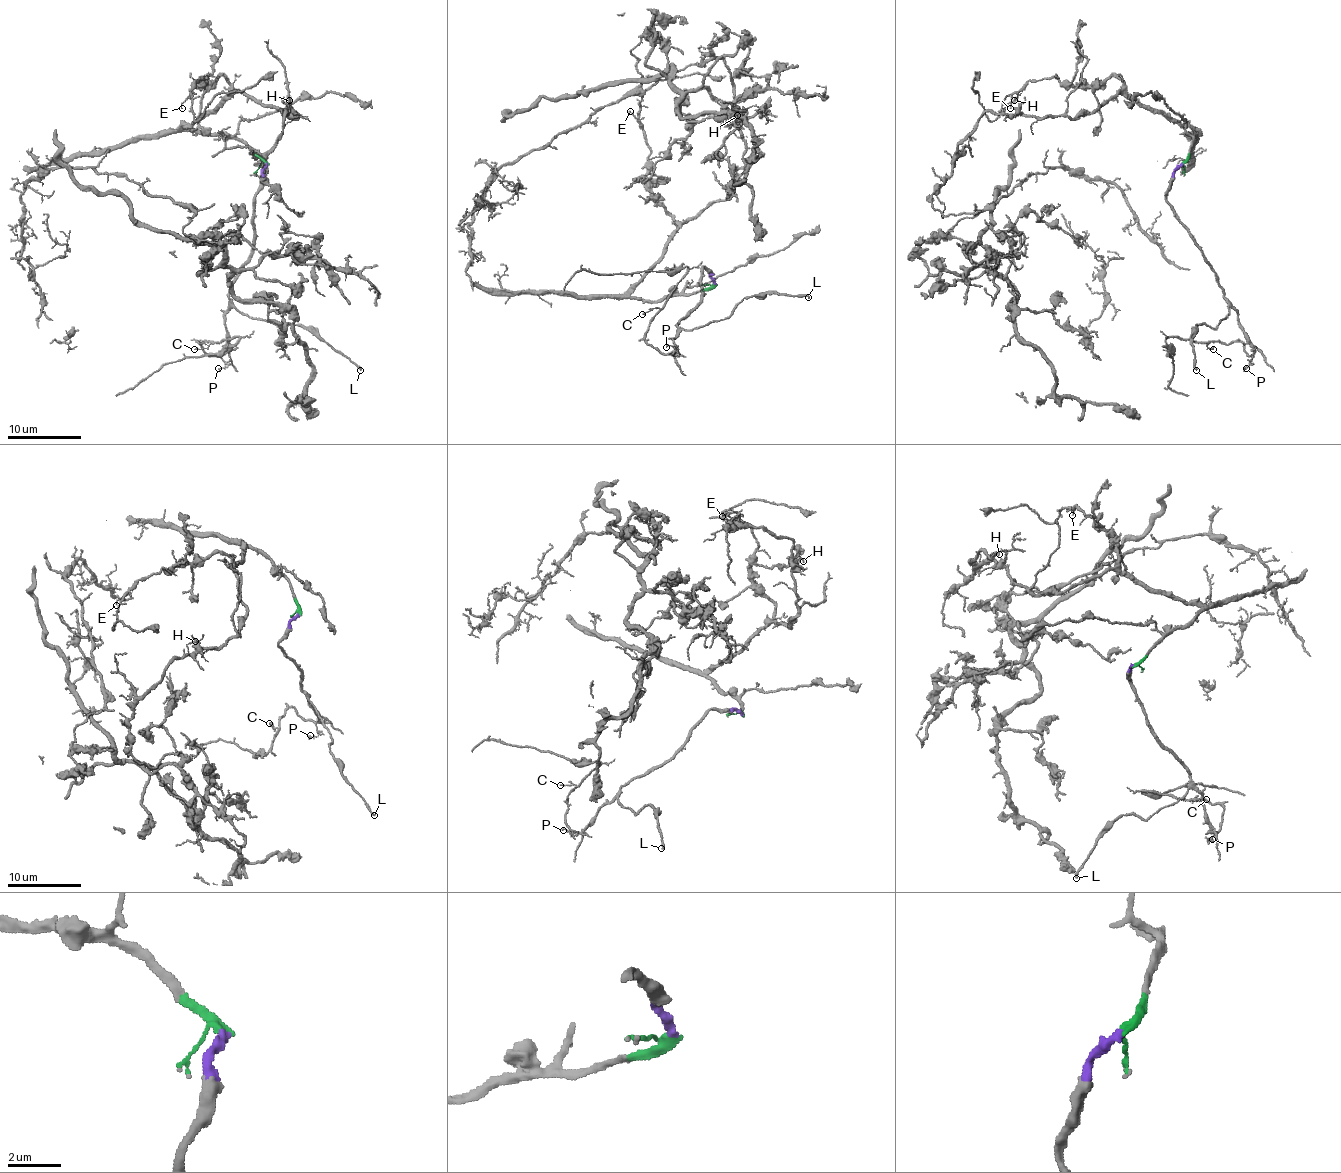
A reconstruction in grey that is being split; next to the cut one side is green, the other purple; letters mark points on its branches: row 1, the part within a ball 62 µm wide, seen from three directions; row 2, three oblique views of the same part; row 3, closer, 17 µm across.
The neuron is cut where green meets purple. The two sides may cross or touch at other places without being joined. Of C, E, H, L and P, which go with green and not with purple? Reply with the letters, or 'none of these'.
E, H

